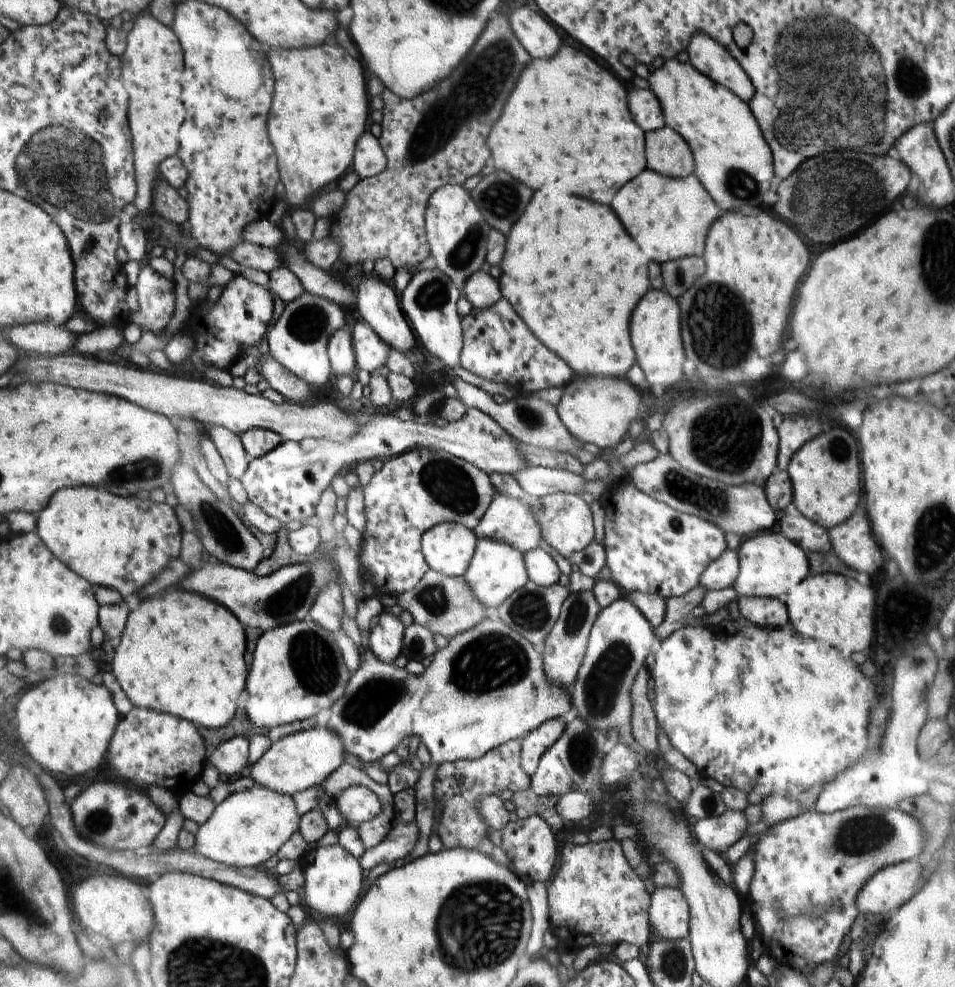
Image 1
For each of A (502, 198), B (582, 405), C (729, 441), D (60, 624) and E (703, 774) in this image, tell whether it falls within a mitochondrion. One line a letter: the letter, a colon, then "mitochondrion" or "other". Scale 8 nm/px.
A: mitochondrion
B: other
C: mitochondrion
D: mitochondrion
E: other

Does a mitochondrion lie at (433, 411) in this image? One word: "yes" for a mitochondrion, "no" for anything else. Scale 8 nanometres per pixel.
yes

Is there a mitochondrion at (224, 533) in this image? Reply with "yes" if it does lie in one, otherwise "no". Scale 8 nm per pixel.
yes

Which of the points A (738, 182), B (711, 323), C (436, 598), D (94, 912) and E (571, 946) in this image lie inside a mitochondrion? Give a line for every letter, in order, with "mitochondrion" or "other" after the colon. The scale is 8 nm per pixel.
A: mitochondrion
B: mitochondrion
C: mitochondrion
D: other
E: other

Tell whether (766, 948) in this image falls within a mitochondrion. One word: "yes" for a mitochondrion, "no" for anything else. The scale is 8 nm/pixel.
no

